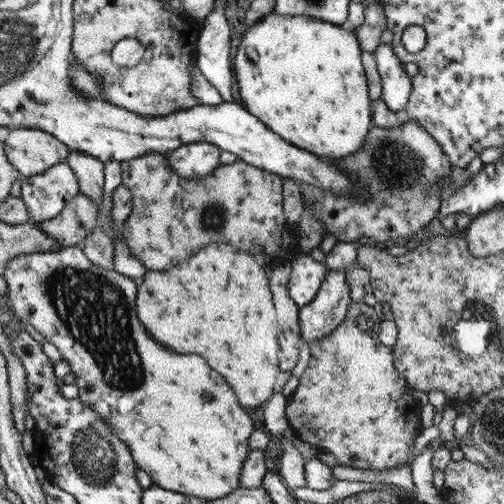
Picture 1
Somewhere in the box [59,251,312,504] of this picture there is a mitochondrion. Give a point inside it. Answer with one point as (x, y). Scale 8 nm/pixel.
(91, 455)

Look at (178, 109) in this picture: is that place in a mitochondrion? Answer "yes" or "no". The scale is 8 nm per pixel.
no

